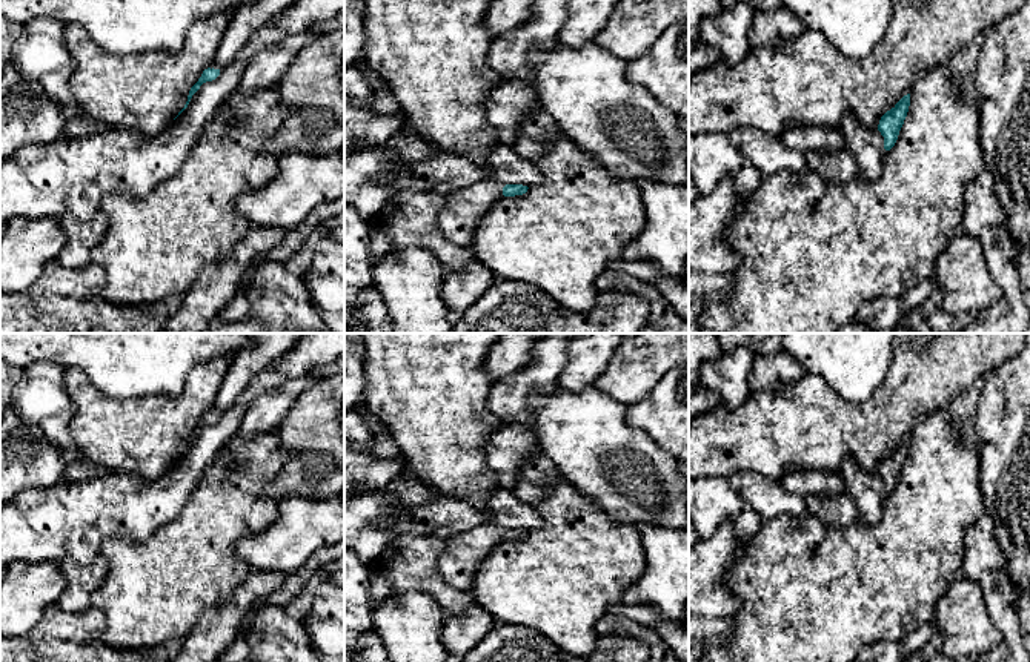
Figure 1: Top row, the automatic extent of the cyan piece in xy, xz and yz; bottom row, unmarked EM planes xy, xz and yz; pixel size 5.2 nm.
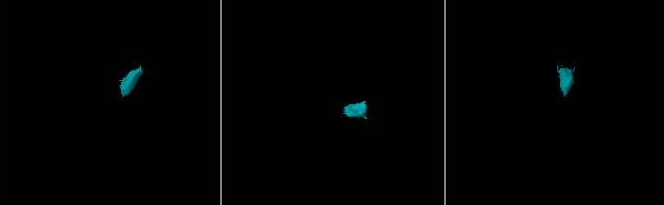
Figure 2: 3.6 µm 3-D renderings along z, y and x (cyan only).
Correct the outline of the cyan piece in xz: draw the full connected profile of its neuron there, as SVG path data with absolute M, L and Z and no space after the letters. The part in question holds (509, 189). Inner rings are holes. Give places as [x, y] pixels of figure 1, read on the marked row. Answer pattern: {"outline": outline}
{"outline": "M481 180L464 189L450 190L438 218L440 229L449 241L461 247L472 247L477 226L492 203L503 197L523 195L527 189L523 184Z"}

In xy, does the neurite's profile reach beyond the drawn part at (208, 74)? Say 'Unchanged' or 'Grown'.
Grown

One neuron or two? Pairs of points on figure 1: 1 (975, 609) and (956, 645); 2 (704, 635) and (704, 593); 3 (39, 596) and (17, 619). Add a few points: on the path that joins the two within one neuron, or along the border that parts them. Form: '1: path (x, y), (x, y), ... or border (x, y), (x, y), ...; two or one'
1: path (966, 618), (966, 633), (963, 636); one
2: border (704, 615), (726, 621); two
3: path (33, 602), (22, 613); one

